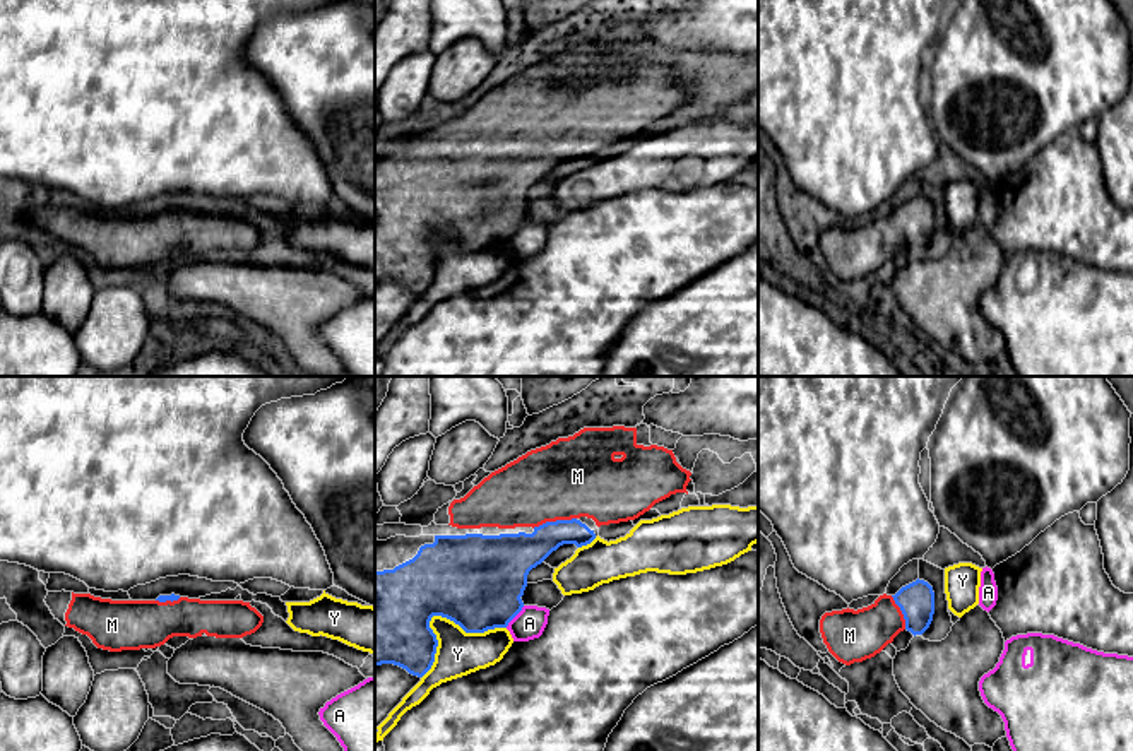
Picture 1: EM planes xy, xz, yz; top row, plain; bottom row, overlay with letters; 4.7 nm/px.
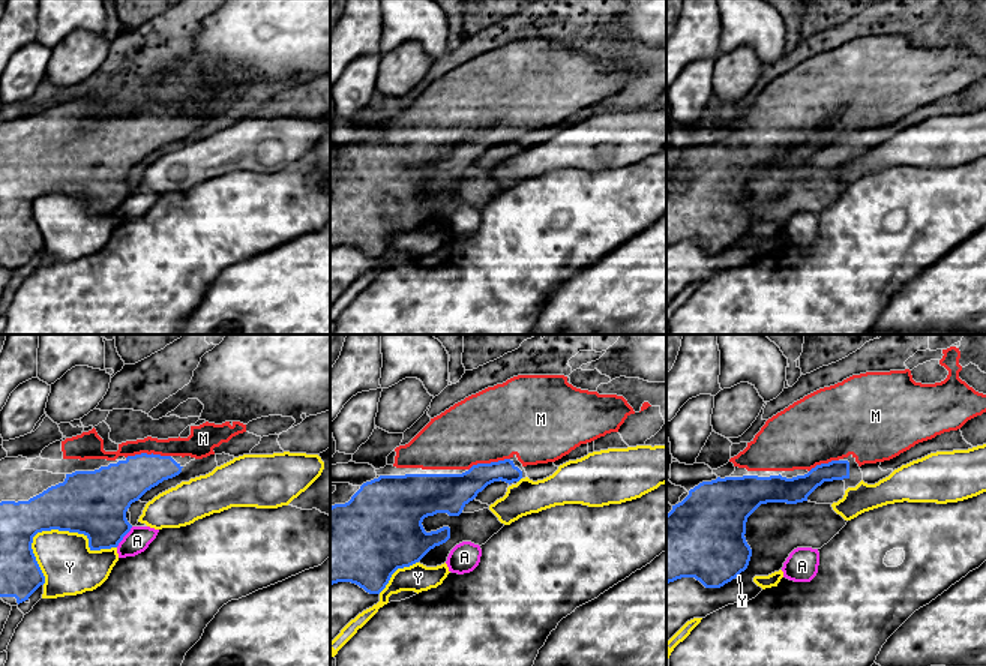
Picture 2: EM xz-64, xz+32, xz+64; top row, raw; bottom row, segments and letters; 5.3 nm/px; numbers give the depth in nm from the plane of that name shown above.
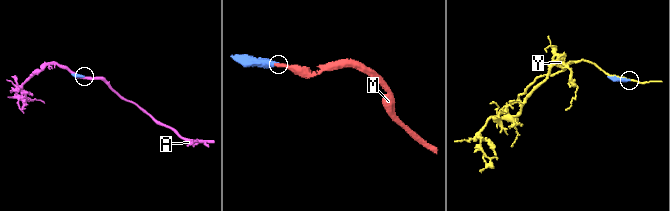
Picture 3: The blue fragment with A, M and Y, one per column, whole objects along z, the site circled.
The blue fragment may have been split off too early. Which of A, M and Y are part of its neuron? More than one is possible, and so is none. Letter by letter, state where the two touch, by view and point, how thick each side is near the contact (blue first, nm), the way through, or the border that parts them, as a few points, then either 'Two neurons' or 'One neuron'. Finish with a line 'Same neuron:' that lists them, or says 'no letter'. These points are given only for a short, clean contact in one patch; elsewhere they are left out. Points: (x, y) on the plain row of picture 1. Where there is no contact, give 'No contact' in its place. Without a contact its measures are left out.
A: Touches blue at xz (516, 231). Thickness 440 nm (blue) against 150 nm. Boundary: xz (524, 223), (505, 243). Two neurons
M: Touches blue at xz (553, 139). Thickness 220 nm (blue) against 380 nm. Path across: xz (512, 173), (524, 168), (553, 139), (553, 117), (577, 93). One neuron
Y: Touches blue at xz (438, 231). Thickness 440 nm (blue) against 200 nm. Two neurons
Same neuron: M

